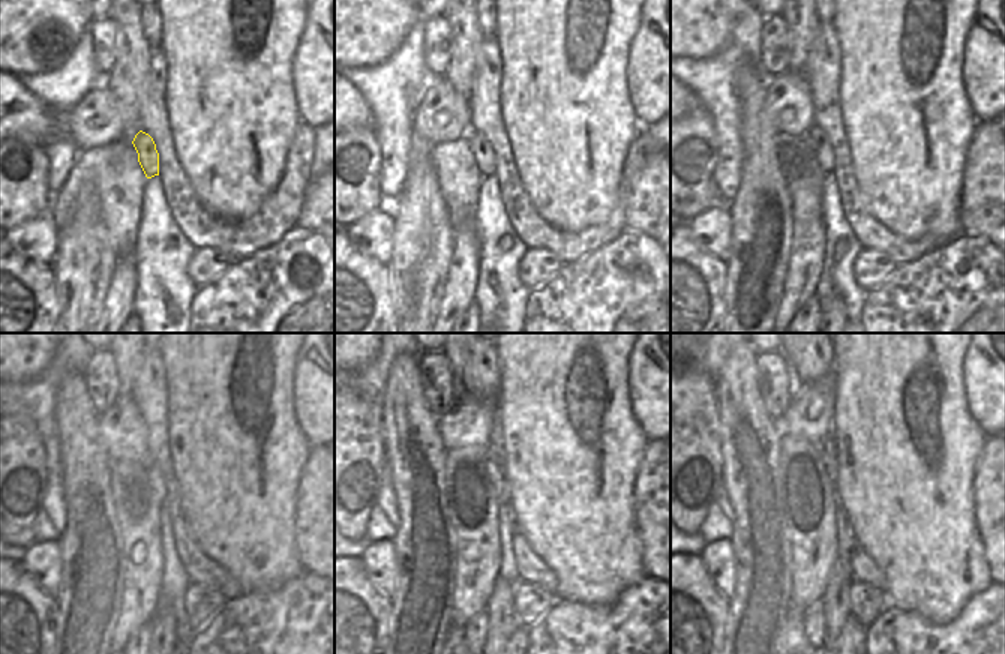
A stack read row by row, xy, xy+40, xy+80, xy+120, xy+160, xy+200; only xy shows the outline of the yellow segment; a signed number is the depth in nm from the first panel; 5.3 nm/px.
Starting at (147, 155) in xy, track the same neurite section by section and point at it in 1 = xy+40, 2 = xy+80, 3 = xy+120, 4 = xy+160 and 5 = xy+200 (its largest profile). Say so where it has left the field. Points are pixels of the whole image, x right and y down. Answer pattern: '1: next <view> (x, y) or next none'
1: next xy+40 (483, 155)
2: next xy+80 (824, 153)
3: next xy+120 (153, 476)
4: next xy+160 (494, 462)
5: next xy+200 (828, 446)

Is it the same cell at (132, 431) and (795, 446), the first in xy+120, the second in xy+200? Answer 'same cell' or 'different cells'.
different cells

